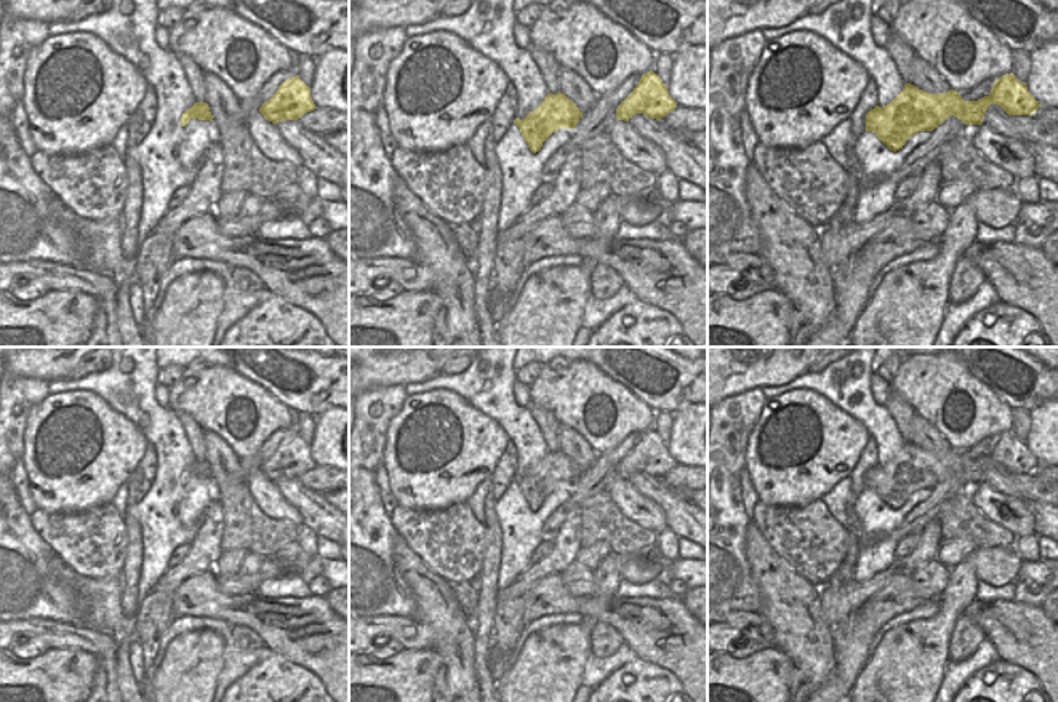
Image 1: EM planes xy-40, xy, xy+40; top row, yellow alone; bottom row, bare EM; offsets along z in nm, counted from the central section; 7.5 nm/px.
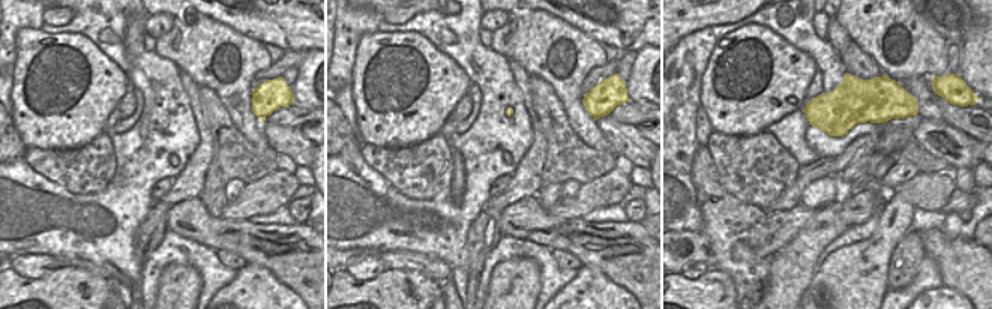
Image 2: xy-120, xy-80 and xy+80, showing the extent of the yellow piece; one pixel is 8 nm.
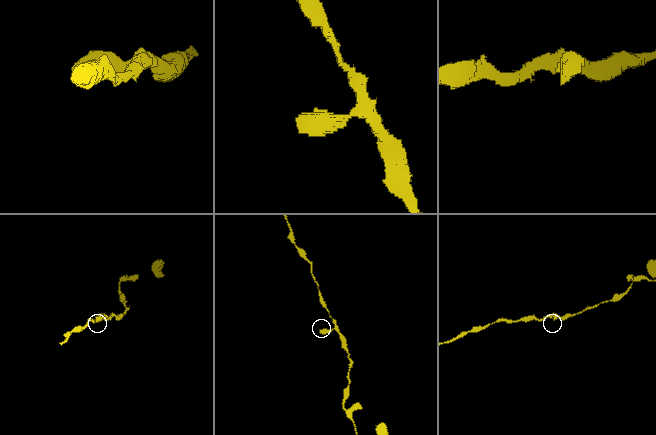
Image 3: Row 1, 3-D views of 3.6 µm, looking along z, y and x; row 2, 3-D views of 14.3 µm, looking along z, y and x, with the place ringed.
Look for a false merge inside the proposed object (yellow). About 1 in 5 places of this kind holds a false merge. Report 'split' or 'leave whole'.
leave whole

